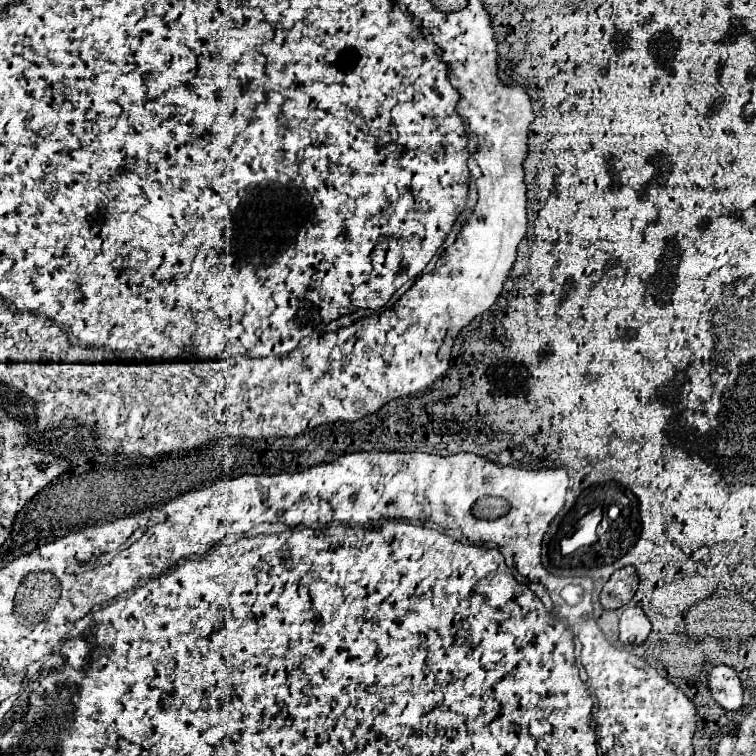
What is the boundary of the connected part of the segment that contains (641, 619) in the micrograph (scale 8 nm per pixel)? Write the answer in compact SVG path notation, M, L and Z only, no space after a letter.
M627 608L619 622L619 640L623 644L643 644L651 632L651 622L641 608Z

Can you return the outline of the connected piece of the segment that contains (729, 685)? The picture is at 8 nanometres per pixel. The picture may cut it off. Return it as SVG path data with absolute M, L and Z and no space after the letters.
M715 666L707 674L707 686L713 700L725 710L739 710L743 704L743 688L733 668Z

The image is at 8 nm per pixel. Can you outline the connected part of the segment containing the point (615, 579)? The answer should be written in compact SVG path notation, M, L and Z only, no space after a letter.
M633 566L617 570L601 590L601 604L607 610L617 610L625 606L637 590L637 574Z

